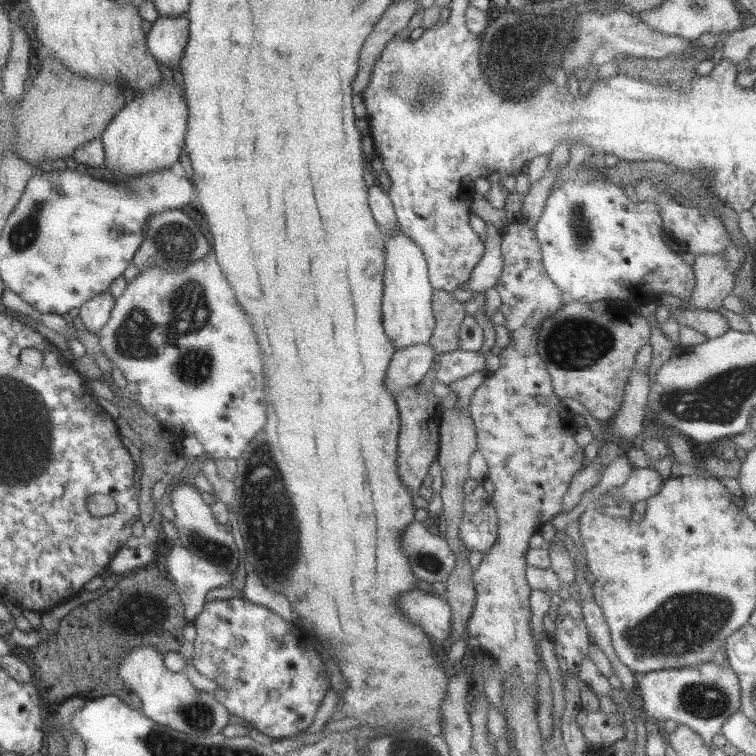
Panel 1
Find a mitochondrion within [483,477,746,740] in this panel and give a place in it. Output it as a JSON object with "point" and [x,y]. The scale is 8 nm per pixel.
{"point":[685,626]}

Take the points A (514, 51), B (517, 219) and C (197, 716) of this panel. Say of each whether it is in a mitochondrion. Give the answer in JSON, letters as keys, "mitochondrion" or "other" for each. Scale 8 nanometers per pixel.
{"A":"mitochondrion","B":"other","C":"mitochondrion"}

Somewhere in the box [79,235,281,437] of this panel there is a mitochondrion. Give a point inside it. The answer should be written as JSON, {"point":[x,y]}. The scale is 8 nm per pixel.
{"point":[191,314]}

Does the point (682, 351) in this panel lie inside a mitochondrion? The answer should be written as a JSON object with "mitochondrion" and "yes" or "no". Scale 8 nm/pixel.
{"mitochondrion":"no"}

